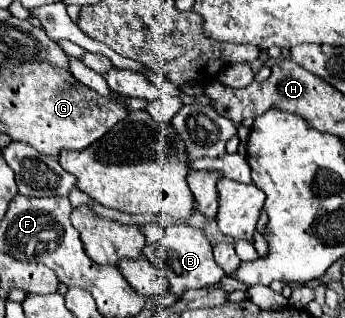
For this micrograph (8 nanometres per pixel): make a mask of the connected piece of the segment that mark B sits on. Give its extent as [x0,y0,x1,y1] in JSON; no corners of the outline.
[142,224,224,298]

